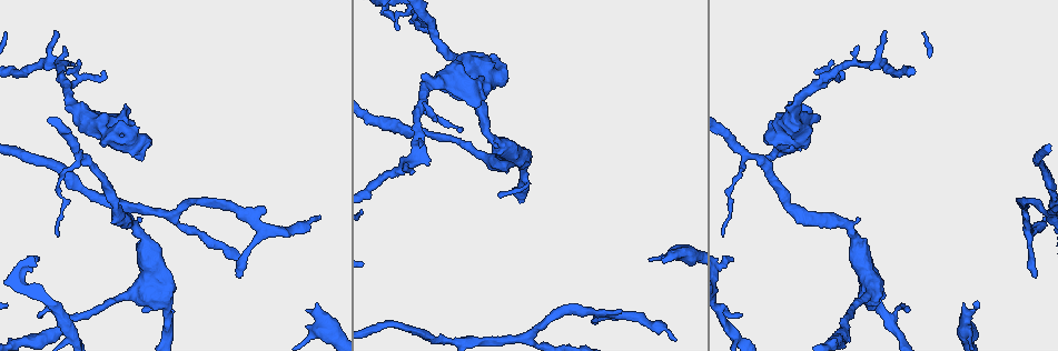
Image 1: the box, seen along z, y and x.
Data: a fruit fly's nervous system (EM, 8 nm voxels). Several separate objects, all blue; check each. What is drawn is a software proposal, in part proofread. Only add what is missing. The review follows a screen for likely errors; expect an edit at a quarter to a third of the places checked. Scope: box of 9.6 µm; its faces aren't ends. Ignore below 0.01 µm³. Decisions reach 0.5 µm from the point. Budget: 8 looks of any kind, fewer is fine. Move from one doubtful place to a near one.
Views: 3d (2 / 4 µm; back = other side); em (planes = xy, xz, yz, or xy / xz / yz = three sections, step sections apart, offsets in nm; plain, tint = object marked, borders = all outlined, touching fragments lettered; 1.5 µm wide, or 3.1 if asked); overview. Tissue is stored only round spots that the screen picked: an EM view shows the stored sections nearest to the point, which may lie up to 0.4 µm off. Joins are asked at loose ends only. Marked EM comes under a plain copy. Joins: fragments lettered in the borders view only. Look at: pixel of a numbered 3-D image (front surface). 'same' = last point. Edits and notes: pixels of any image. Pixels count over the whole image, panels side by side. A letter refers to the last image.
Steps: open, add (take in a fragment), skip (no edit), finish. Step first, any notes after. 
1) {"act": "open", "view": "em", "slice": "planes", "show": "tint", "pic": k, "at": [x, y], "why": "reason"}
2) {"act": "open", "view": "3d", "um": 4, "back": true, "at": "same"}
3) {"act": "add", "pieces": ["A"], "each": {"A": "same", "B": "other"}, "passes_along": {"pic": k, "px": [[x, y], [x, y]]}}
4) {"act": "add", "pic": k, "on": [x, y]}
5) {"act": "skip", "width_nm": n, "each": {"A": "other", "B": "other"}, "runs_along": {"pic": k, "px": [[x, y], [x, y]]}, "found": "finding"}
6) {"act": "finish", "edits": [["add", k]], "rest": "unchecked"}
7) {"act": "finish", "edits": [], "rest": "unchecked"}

{"act": "open", "view": "em", "slice": "planes", "show": "borders", "pic": 1, "at": [1034, 277], "why": "tapers out"}

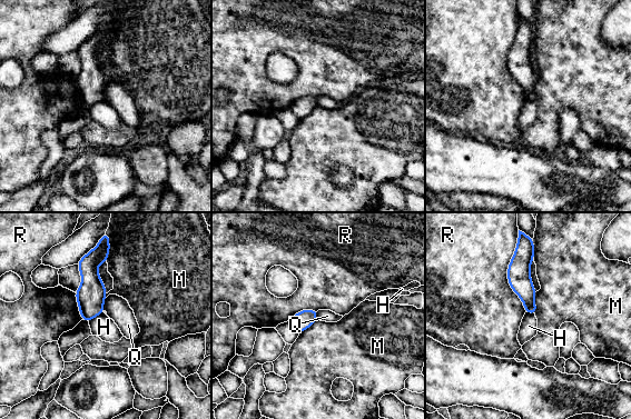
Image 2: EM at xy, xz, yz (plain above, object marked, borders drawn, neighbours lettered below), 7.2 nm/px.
{"act": "skip", "width_nm": 90, "each": {"H": "other", "M": "other", "Q": "other", "R": "other"}, "border": {"pic": 2, "px": [[104, 312], [88, 321]]}, "found": "none of them fits"}

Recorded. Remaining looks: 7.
{"act": "open", "view": "em", "slice": "planes", "show": "borders", "pic": 1, "at": [525, 151], "why": "thick end"}

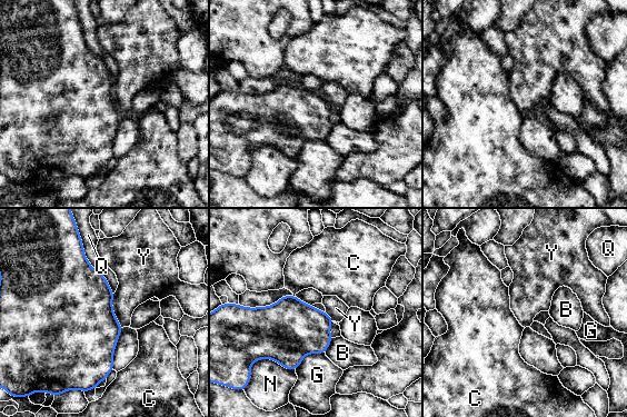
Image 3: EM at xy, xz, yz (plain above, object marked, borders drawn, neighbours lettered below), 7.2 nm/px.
{"act": "skip", "width_nm": 380, "each": {"B": "other", "C": "other", "G": "other", "N": "other", "Q": "other", "Y": "other"}, "border": {"pic": 3, "px": [[113, 293], [112, 310], [122, 327]]}, "found": "none of them fits"}

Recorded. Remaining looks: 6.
{"act": "open", "view": "3d", "um": 2, "pic": 1, "at": [434, 120], "why": "free end"}

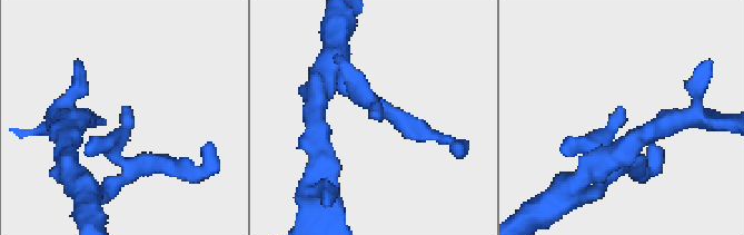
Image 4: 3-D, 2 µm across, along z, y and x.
{"act": "open", "view": "em", "slice": "planes", "show": "borders", "pic": 4, "at": [369, 117], "why": "need the tissue"}

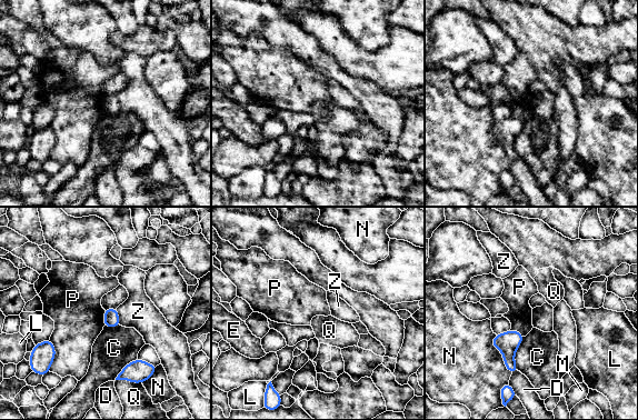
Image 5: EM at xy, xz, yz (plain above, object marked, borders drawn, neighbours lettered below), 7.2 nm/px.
{"act": "skip", "each": {"C": "other", "D": "other", "E": "other", "L": "other", "M": "other", "N": "other", "P": "other", "Q": "other", "Z": "other"}, "border": {"pic": 5, "px": [[49, 339], [55, 348], [50, 371]]}, "found": "none of them fits"}

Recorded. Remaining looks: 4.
{"act": "finish", "edits": [], "rest": "unchecked"}

